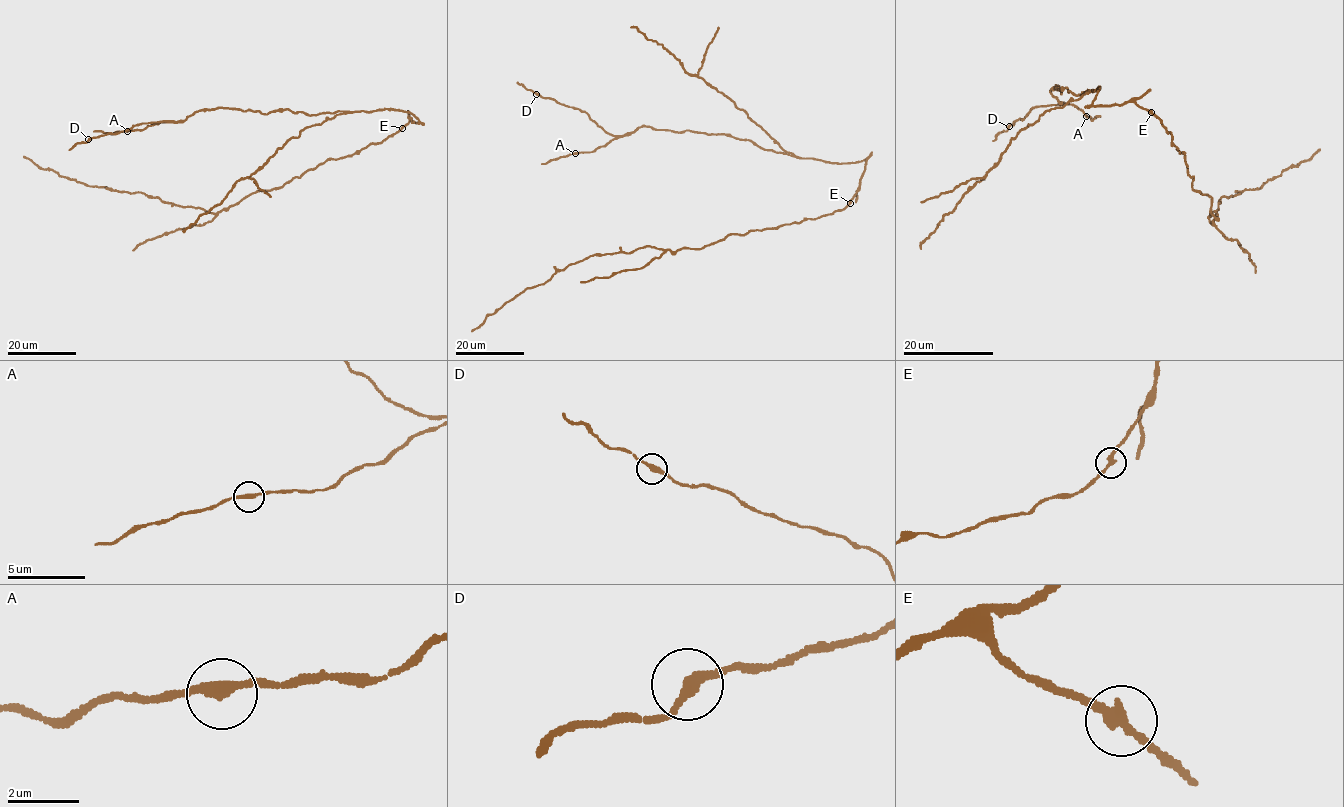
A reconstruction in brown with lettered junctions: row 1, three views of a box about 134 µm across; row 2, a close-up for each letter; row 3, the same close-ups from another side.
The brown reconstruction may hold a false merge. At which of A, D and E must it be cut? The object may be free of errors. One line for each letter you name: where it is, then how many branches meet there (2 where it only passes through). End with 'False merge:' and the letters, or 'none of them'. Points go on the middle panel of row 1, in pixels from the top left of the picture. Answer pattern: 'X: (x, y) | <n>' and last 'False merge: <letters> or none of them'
False merge: none of them

